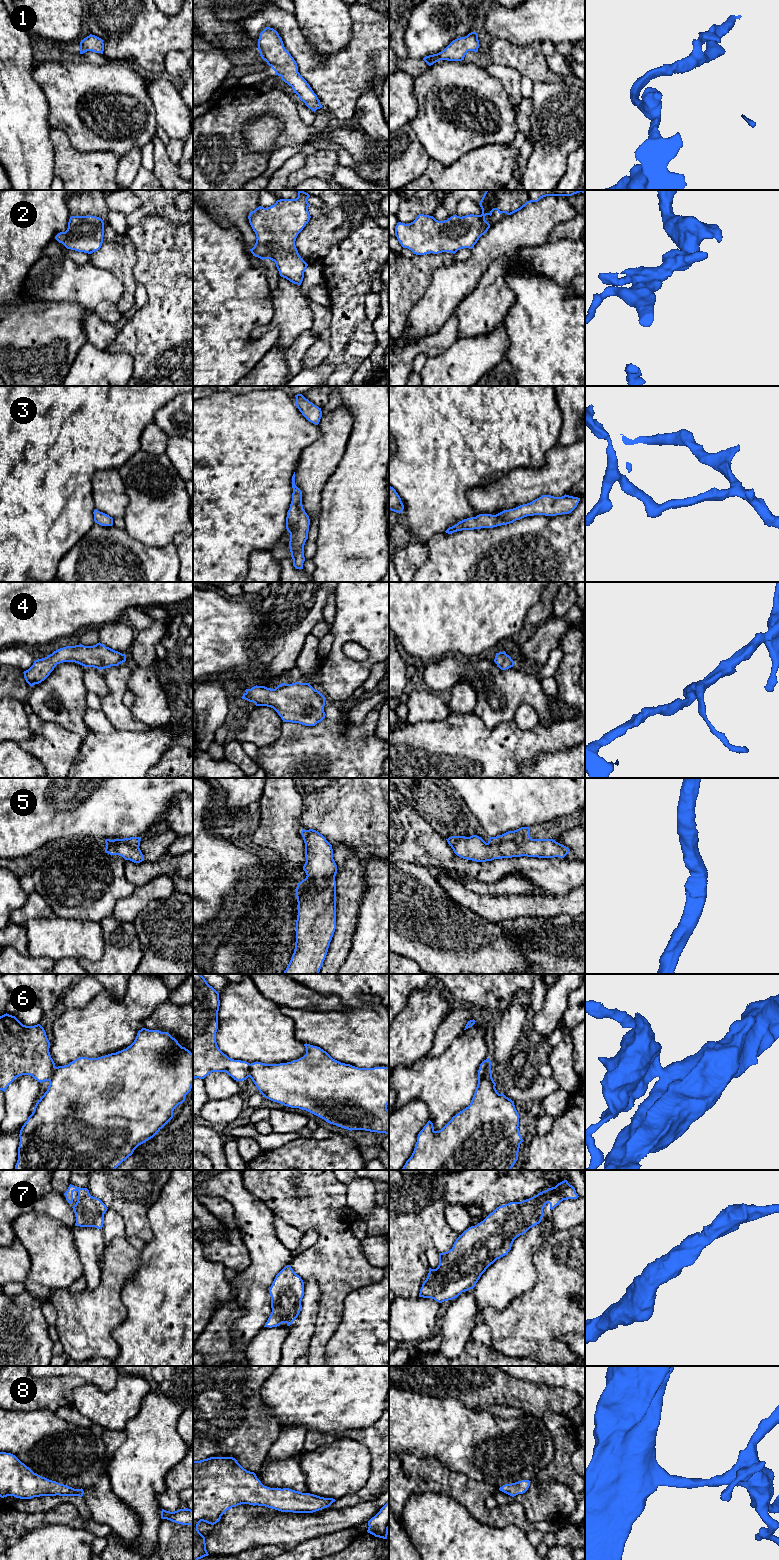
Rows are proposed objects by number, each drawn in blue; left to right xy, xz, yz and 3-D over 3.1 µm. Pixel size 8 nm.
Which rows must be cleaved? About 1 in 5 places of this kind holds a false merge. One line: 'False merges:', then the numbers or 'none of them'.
False merges: 6

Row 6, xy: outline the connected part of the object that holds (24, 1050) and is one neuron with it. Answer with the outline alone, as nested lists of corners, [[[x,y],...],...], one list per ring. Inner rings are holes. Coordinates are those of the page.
[[[7,1013],[0,1016],[0,1090],[5,1092],[22,1075],[30,1075],[40,1083],[49,1081],[56,1068],[49,1052],[50,1045],[40,1024],[26,1026],[15,1016]]]

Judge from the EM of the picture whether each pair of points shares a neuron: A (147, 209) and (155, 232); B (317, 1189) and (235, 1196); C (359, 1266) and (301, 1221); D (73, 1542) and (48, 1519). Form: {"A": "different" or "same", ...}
{"A": "different", "B": "different", "C": "same", "D": "different"}

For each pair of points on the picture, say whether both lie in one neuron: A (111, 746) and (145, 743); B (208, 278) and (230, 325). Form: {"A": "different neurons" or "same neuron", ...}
{"A": "same neuron", "B": "same neuron"}

